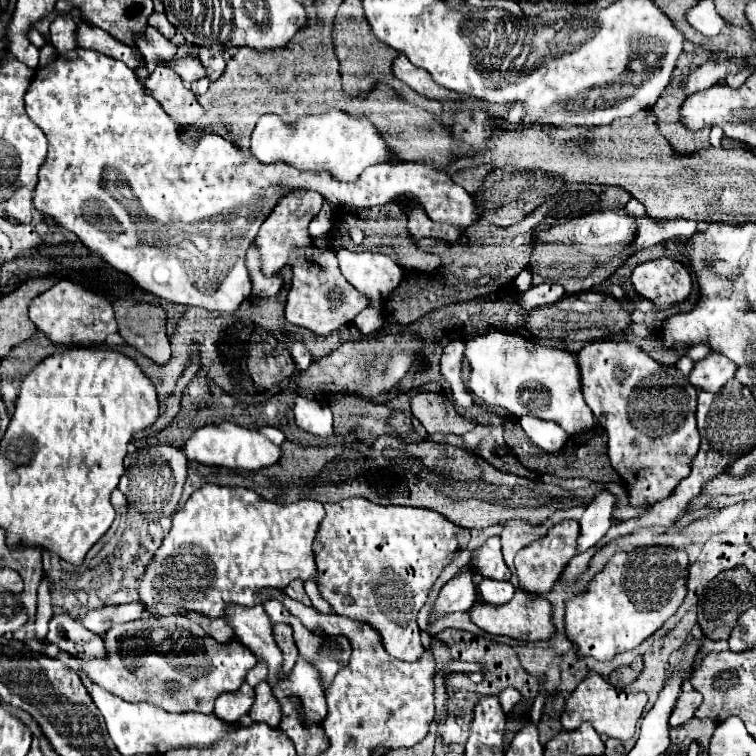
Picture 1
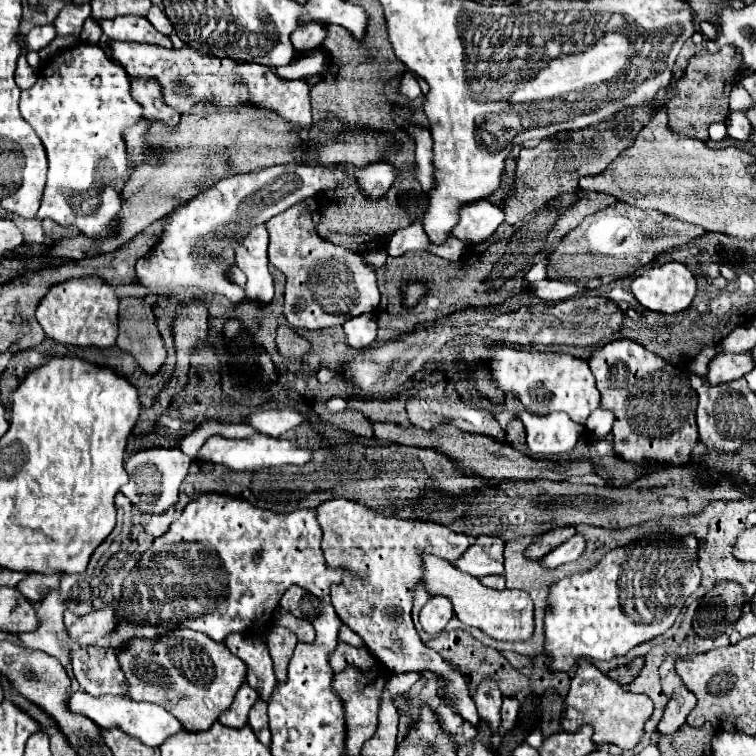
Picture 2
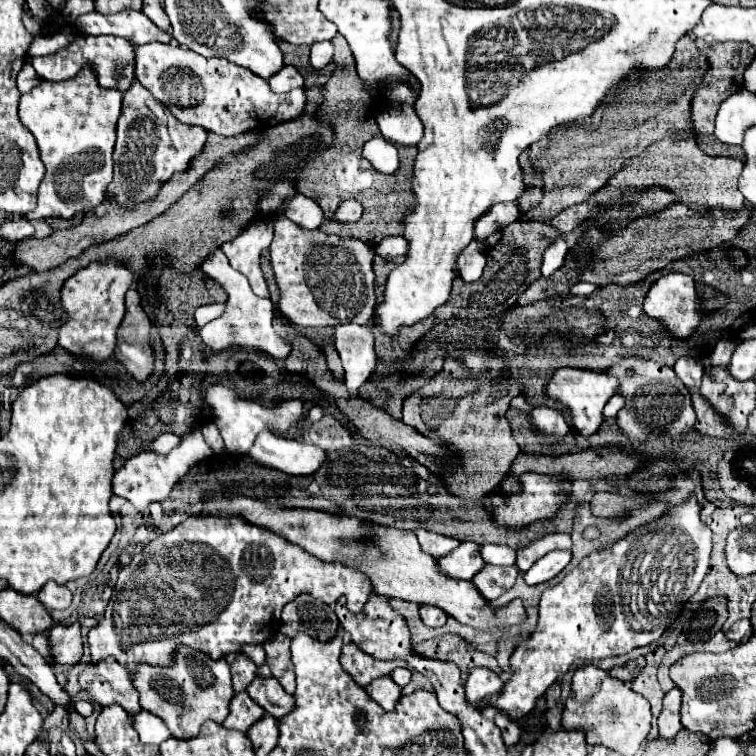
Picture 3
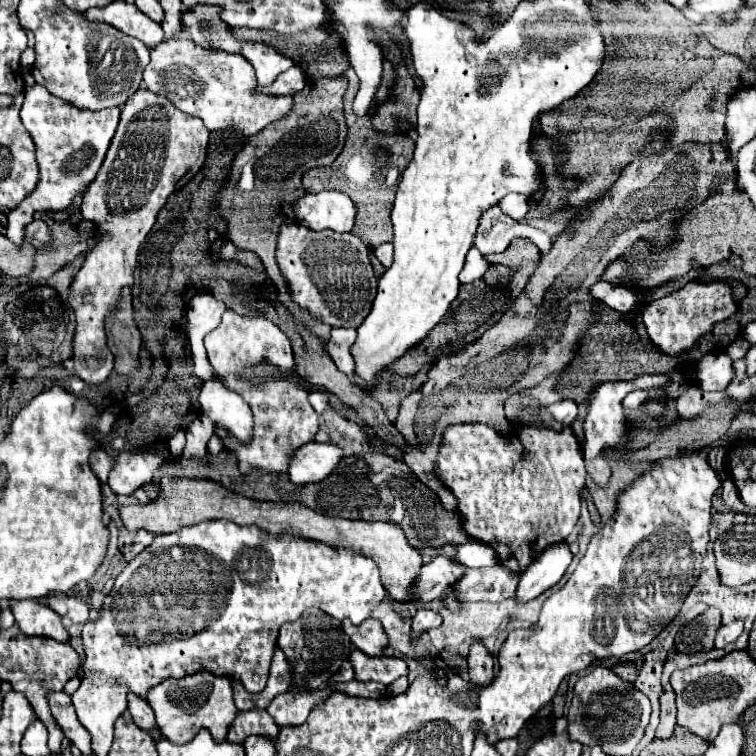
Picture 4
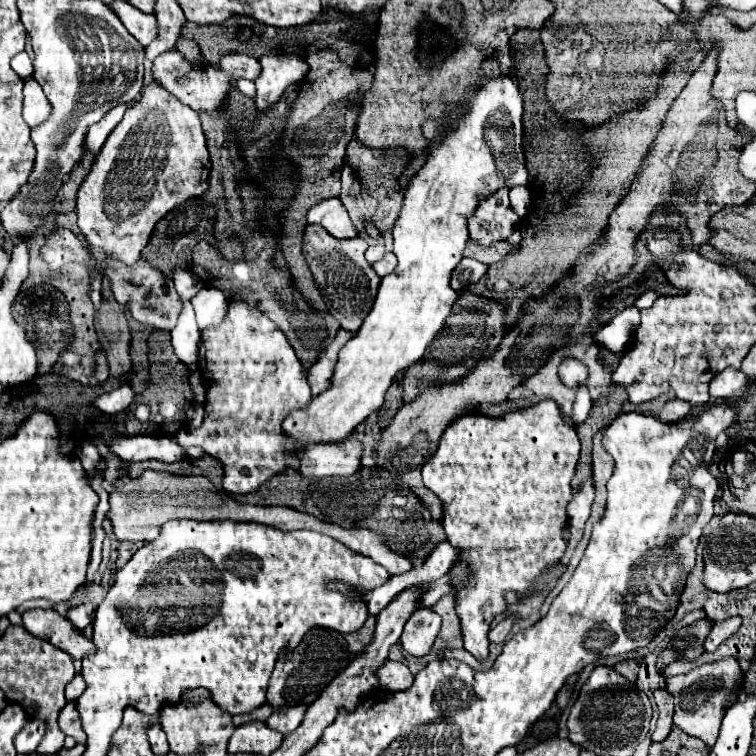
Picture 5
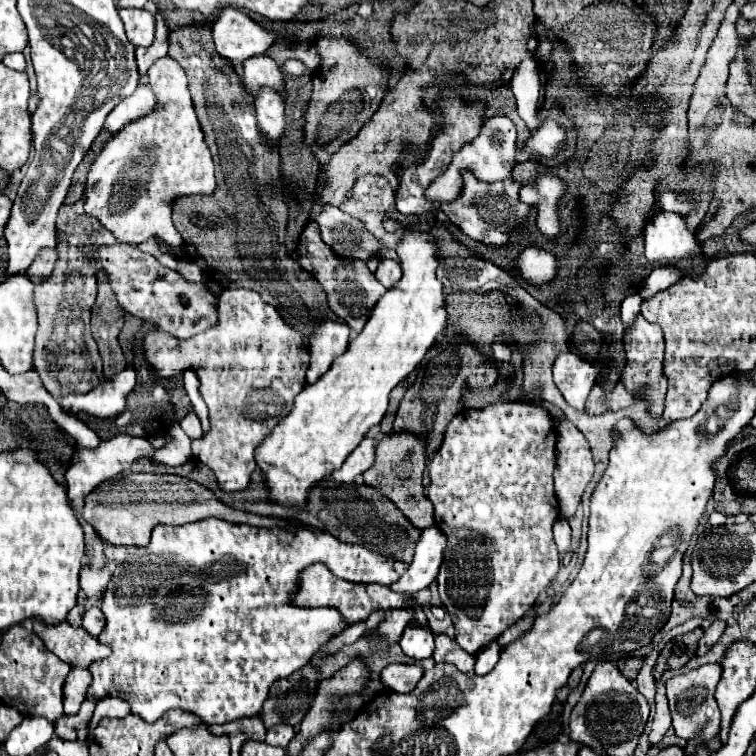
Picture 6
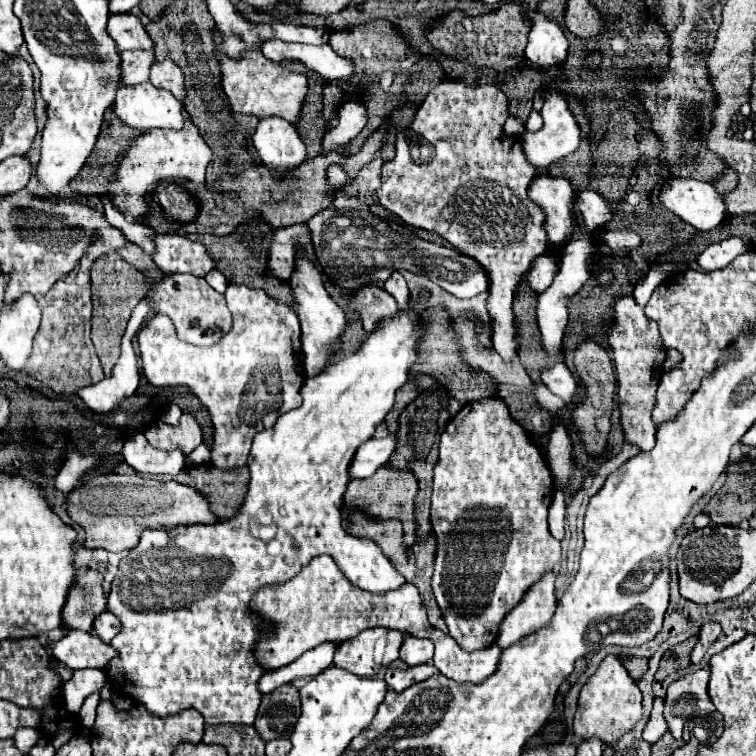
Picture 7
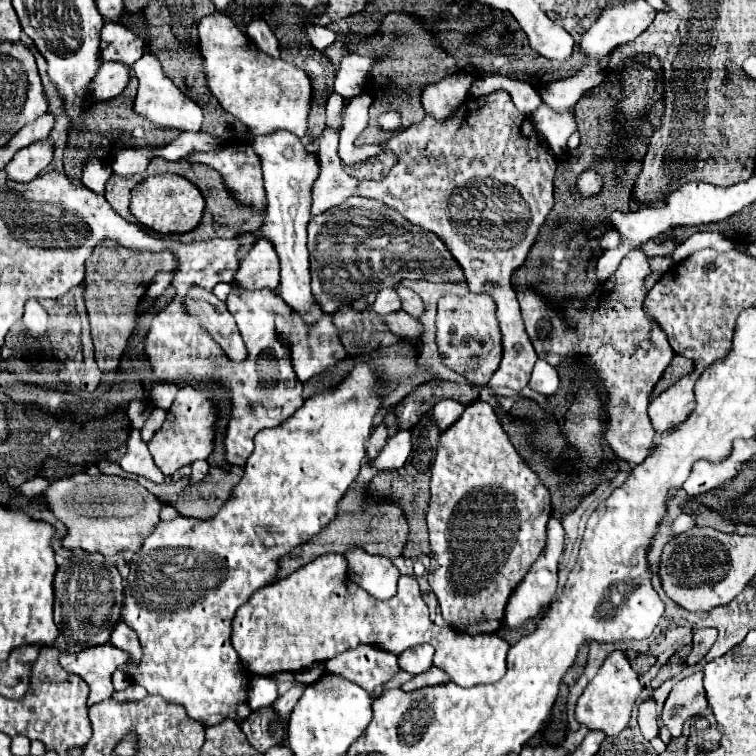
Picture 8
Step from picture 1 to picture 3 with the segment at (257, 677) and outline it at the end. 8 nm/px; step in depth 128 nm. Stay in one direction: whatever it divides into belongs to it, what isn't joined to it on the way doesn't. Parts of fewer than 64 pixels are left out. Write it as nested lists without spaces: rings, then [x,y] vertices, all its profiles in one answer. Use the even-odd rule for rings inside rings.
[[[242,646],[242,654],[248,656],[258,668],[266,664],[266,652],[264,652],[264,646]],[[274,676],[254,678],[254,682],[246,688],[246,692],[250,694],[254,702],[258,702],[274,718],[282,718],[294,708],[294,698],[286,694],[282,686],[278,686],[278,680]]]

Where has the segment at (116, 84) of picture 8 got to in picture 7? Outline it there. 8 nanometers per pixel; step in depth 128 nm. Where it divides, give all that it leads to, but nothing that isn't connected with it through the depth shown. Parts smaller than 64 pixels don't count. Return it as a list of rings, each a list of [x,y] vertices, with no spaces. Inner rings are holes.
[[[128,50],[122,52],[122,84],[142,84],[148,80],[150,66],[154,64],[154,50]]]

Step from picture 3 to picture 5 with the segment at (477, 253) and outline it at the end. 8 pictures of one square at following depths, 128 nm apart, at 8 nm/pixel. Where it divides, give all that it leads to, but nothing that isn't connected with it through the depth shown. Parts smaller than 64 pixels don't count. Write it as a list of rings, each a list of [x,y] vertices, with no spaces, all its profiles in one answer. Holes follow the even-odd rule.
[[[464,258],[464,260],[460,262],[460,266],[456,268],[456,274],[454,274],[454,278],[452,278],[452,286],[454,286],[458,292],[462,292],[468,284],[476,284],[476,282],[486,274],[486,270],[488,270],[486,264],[478,262],[478,260],[474,260],[474,258]]]

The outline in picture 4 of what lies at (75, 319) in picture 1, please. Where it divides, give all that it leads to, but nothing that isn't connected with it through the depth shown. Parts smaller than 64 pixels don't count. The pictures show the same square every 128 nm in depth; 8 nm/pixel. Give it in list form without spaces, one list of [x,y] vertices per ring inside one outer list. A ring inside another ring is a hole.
[[[144,88],[136,90],[122,108],[120,124],[112,138],[106,160],[104,160],[96,180],[84,192],[82,206],[80,206],[80,214],[84,220],[90,220],[94,224],[98,222],[100,238],[96,240],[94,248],[86,256],[86,262],[80,268],[80,272],[76,274],[76,278],[70,286],[70,294],[68,294],[70,306],[76,314],[76,332],[74,332],[74,342],[72,342],[72,356],[70,356],[72,372],[88,384],[104,382],[114,368],[114,354],[110,352],[110,348],[106,344],[104,320],[106,320],[106,316],[114,314],[114,310],[118,310],[122,288],[132,286],[132,282],[134,282],[138,248],[144,242],[150,228],[154,226],[156,214],[166,204],[168,196],[186,184],[184,182],[186,174],[196,174],[202,168],[204,158],[206,158],[208,136],[210,136],[210,132],[206,130],[202,120],[182,114],[180,110],[174,108],[174,104],[170,104],[170,100],[166,100],[164,96],[158,96],[158,94],[150,94]]]

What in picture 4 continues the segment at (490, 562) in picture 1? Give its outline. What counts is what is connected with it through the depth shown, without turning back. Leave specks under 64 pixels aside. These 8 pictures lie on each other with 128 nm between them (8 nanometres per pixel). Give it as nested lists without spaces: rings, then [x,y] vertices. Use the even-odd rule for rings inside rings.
[[[436,556],[432,562],[422,566],[422,570],[412,586],[410,602],[396,606],[396,610],[412,616],[414,610],[418,608],[418,604],[440,598],[464,574],[464,570],[466,568],[458,566],[458,562],[450,562],[450,556]]]

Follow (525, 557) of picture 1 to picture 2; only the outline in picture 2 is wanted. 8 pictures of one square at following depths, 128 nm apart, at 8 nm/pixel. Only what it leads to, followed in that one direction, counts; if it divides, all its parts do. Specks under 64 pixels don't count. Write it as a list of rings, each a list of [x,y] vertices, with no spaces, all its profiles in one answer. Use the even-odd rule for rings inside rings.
[[[556,528],[556,530],[550,530],[548,534],[544,534],[534,546],[530,546],[528,548],[528,554],[536,554],[534,558],[540,558],[542,554],[548,554],[548,552],[552,552],[558,544],[564,544],[570,536],[574,536],[576,534],[576,530],[574,528]]]

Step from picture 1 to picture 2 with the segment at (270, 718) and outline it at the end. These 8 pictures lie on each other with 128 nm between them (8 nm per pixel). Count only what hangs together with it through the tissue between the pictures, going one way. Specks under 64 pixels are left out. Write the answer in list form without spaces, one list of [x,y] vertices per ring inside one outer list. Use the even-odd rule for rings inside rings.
[[[262,698],[252,706],[248,724],[250,724],[252,730],[258,734],[260,742],[268,746],[268,744],[270,744],[270,730],[268,730],[268,704],[262,702]]]

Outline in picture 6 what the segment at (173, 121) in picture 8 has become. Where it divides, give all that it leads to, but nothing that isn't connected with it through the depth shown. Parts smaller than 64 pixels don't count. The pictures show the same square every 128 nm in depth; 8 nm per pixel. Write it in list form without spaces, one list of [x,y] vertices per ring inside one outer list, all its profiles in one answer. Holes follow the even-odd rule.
[[[140,82],[138,84],[138,90],[124,98],[108,116],[106,116],[106,122],[104,122],[104,128],[108,132],[118,132],[122,126],[126,126],[128,122],[132,120],[138,120],[142,118],[144,114],[148,114],[156,104],[156,98],[148,86],[148,82]]]

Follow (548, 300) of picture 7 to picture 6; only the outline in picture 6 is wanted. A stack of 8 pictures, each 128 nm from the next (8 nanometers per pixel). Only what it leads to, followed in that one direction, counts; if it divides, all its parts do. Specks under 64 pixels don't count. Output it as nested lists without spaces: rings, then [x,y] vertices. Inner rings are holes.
[[[560,354],[554,362],[554,382],[564,400],[576,410],[584,410],[590,388],[606,362],[588,362],[580,354]]]

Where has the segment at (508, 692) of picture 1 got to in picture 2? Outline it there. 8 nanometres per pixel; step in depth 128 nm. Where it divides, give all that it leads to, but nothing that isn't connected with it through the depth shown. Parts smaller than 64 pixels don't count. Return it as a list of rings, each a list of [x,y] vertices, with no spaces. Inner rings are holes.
[[[506,696],[502,702],[502,726],[506,730],[512,730],[518,718],[518,700],[512,696]]]

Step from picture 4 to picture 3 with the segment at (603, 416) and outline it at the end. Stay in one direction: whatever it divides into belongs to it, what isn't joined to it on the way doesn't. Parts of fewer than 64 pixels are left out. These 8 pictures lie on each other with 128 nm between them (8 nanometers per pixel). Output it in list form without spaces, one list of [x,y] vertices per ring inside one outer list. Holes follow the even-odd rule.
[[[683,357],[677,360],[673,368],[678,378],[688,389],[699,390],[704,374],[704,369],[700,362],[693,358]],[[556,368],[546,384],[546,398],[560,402],[572,418],[572,428],[578,430],[582,436],[592,436],[600,424],[602,424],[602,408],[606,406],[608,398],[616,392],[618,380],[612,376],[604,376],[594,370],[582,370],[582,368]]]

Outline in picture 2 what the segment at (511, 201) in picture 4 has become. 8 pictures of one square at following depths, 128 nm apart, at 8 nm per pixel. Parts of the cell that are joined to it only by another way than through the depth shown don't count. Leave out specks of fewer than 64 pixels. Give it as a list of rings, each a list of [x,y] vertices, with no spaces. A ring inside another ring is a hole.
[[[470,202],[470,206],[458,210],[458,226],[454,226],[452,234],[464,244],[476,244],[488,240],[502,222],[504,212],[492,202]]]

